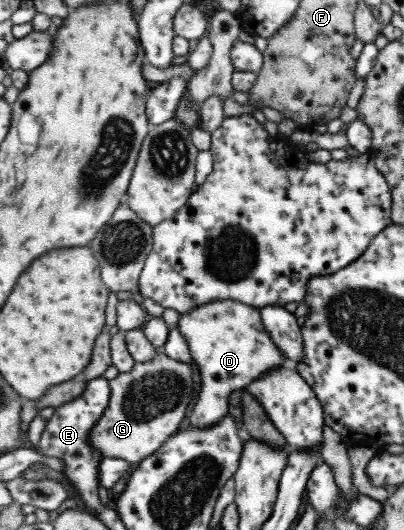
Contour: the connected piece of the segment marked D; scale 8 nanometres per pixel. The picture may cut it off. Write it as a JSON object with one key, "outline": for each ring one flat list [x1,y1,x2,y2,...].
{"outline":[[216,300,181,314,180,333,191,347,201,379,199,397,189,416,194,427,210,427,218,423,228,409,226,397,234,389,244,389,268,371,289,365,282,352,272,343,260,325,258,308,233,300]]}

